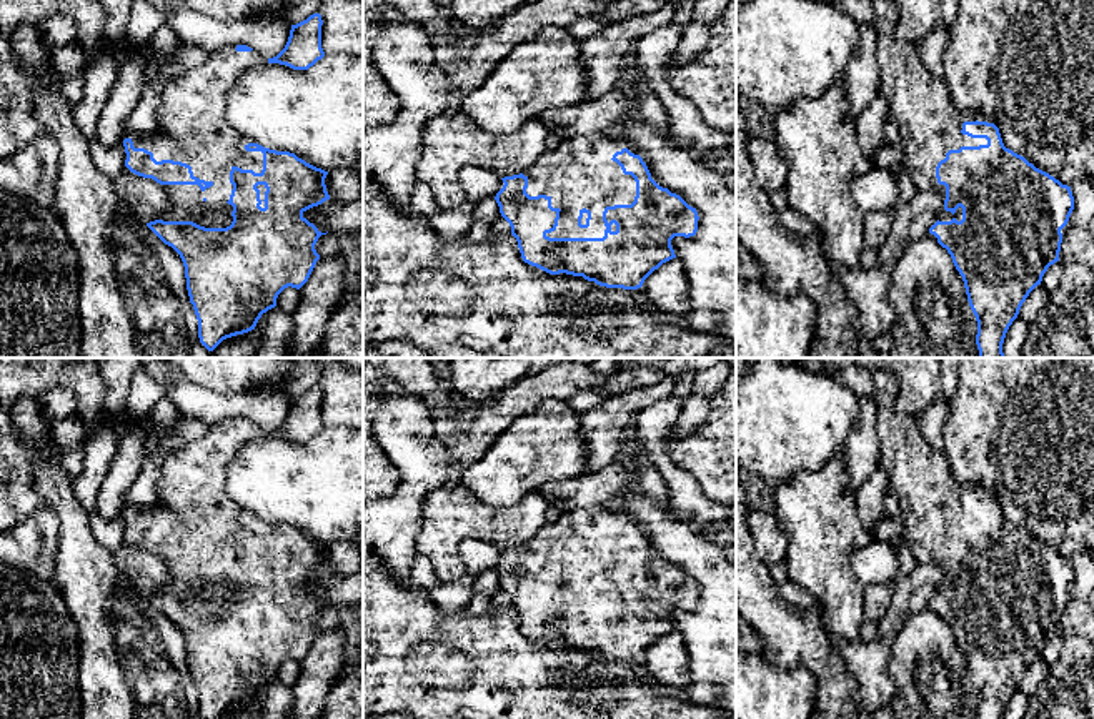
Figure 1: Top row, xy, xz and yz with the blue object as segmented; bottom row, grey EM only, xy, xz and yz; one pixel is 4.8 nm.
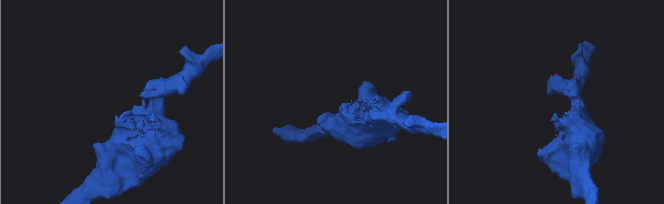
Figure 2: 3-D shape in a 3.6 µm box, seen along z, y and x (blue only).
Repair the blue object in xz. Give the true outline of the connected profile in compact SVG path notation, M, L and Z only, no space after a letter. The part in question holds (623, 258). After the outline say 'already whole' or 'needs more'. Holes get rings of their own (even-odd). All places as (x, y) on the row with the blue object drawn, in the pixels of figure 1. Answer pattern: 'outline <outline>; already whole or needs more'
outline M614 133L564 138L520 175L501 178L495 200L525 263L623 290L641 288L654 270L676 258L671 240L694 236L699 220L696 208L659 186L643 158Z; needs more

